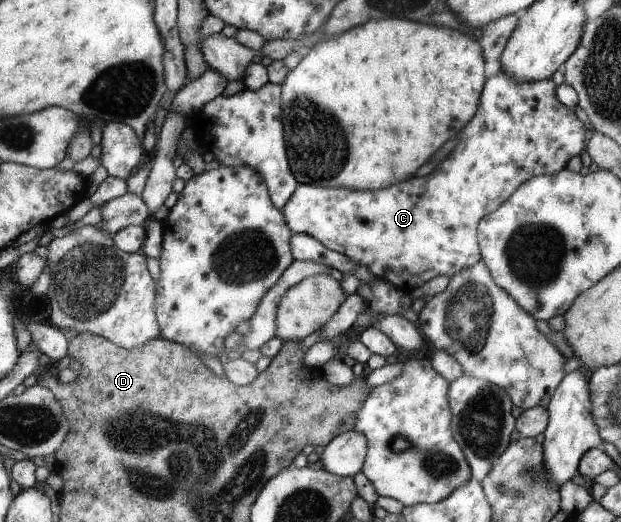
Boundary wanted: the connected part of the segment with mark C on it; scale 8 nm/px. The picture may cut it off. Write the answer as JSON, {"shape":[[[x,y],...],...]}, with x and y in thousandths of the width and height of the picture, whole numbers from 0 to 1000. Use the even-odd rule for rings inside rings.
{"shape":[[[807,130],[800,144],[792,146],[787,157],[783,157],[781,178],[775,186],[775,203],[770,203],[770,216],[763,218],[763,228],[744,249],[744,257],[738,257],[736,276],[731,285],[721,295],[717,307],[705,310],[699,326],[689,337],[680,341],[660,341],[660,345],[647,351],[625,356],[617,364],[572,364],[549,358],[519,358],[509,352],[481,352],[477,370],[467,379],[465,389],[457,397],[461,427],[465,429],[467,441],[472,446],[496,448],[506,452],[509,460],[515,460],[531,481],[543,487],[560,490],[570,502],[583,506],[596,517],[597,525],[607,534],[617,534],[626,546],[638,550],[644,561],[662,561],[668,554],[681,548],[686,540],[707,529],[728,531],[744,517],[760,513],[775,500],[773,460],[768,452],[768,441],[773,437],[773,427],[786,416],[795,402],[800,402],[813,391],[824,374],[849,347],[866,335],[895,333],[911,322],[911,307],[918,307],[928,295],[937,295],[940,284],[940,238],[934,234],[934,226],[924,218],[924,207],[908,207],[908,199],[895,188],[895,161],[889,149],[878,153],[850,153],[850,157],[834,157],[824,142],[815,142],[812,130]]]}

